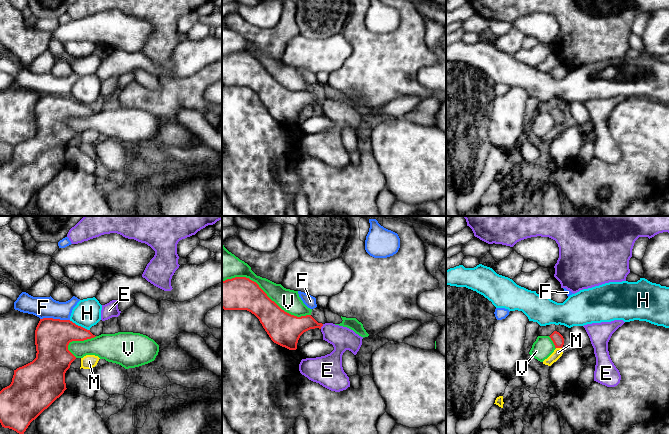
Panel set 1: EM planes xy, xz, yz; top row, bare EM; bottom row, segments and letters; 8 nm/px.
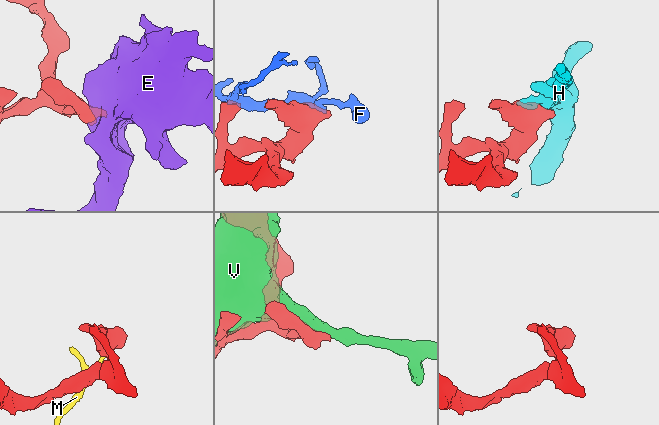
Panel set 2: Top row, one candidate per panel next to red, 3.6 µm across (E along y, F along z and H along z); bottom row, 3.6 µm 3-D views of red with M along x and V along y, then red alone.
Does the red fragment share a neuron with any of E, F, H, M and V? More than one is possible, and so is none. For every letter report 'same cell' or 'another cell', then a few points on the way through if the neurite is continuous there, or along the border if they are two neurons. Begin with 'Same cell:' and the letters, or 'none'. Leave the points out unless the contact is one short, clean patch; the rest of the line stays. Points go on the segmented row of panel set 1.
Same cell: E
E: same cell; way xz (291, 327), (298, 325), (322, 325), (333, 334), (342, 338)
F: another cell
H: another cell
M: another cell
V: another cell

